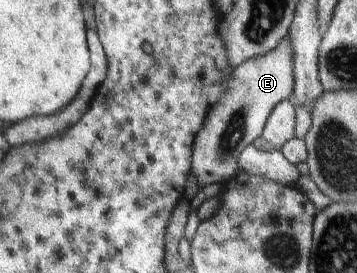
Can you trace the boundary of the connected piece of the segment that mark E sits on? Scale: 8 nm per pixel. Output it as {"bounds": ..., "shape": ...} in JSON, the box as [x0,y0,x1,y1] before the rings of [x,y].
{"bounds":[192,38,294,190],"shape":[[[286,38],[275,50],[234,68],[227,92],[218,105],[211,109],[195,141],[192,174],[198,178],[200,190],[215,183],[223,186],[230,178],[237,176],[242,167],[239,164],[241,153],[263,136],[274,108],[293,96],[294,84],[294,54]]]}

